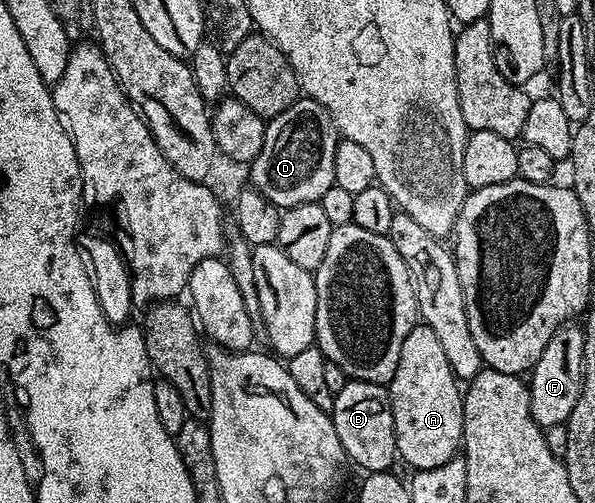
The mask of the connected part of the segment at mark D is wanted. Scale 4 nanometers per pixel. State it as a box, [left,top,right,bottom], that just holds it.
[249,97,340,208]

